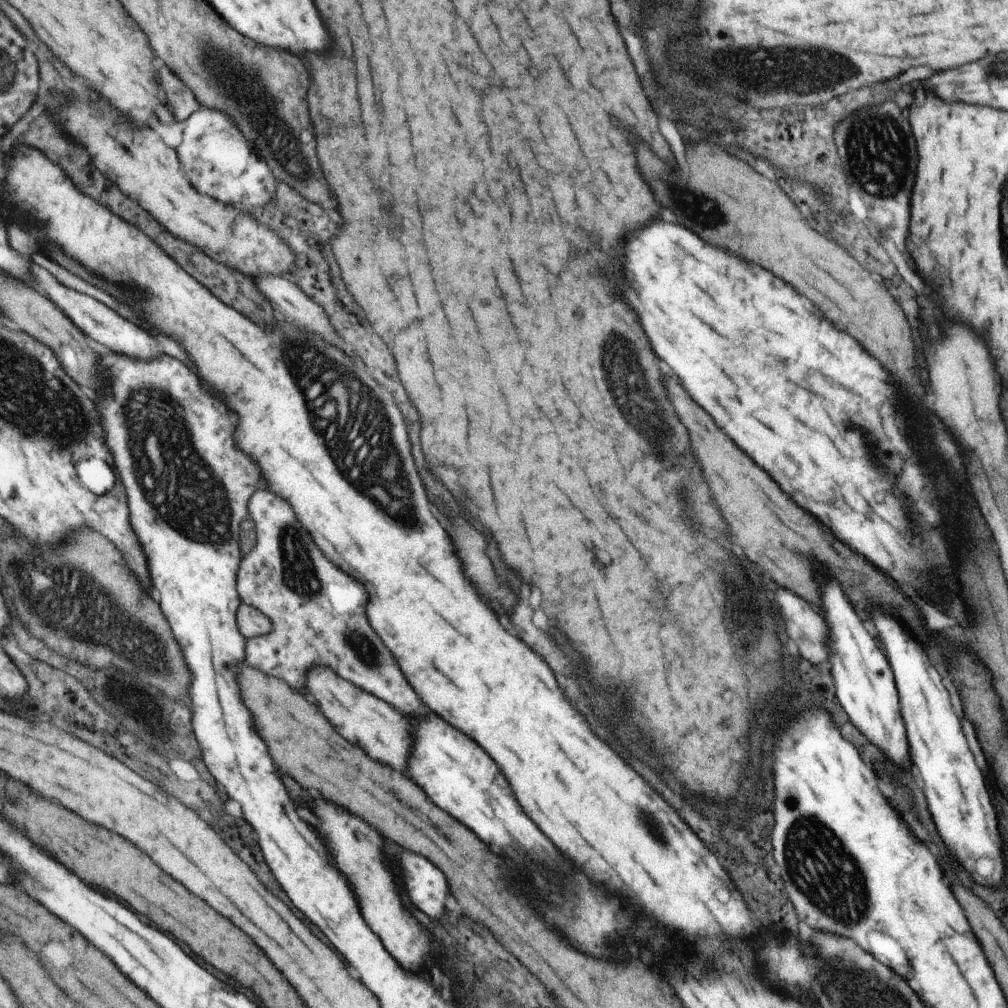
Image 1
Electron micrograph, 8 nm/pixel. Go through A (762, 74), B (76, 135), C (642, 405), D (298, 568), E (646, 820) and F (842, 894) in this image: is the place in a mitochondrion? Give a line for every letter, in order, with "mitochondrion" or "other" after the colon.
A: mitochondrion
B: other
C: mitochondrion
D: mitochondrion
E: mitochondrion
F: mitochondrion

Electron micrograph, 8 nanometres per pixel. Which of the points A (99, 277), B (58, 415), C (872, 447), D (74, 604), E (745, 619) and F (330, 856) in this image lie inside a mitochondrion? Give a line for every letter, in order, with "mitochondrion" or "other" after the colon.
A: other
B: mitochondrion
C: other
D: mitochondrion
E: mitochondrion
F: other

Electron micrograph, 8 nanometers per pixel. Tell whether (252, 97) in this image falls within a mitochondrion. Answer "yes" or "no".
yes

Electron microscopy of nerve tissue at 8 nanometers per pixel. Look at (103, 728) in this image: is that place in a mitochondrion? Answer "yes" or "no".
no

